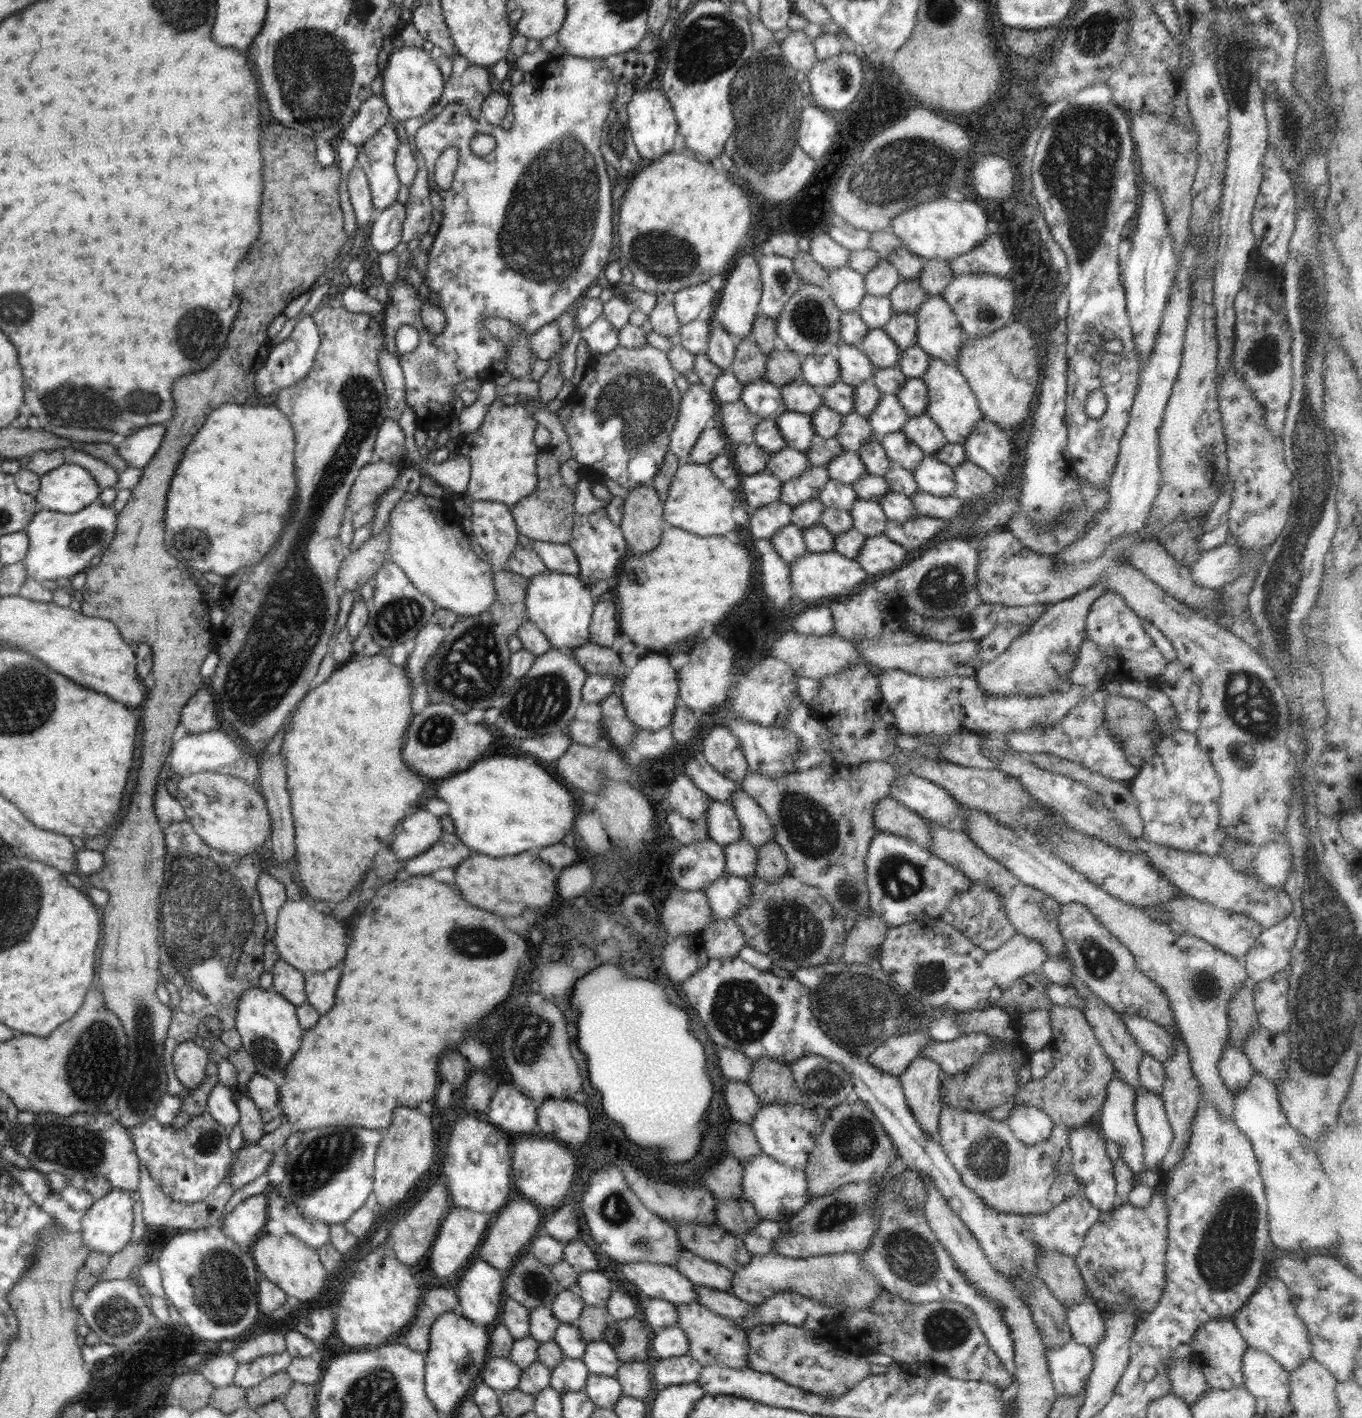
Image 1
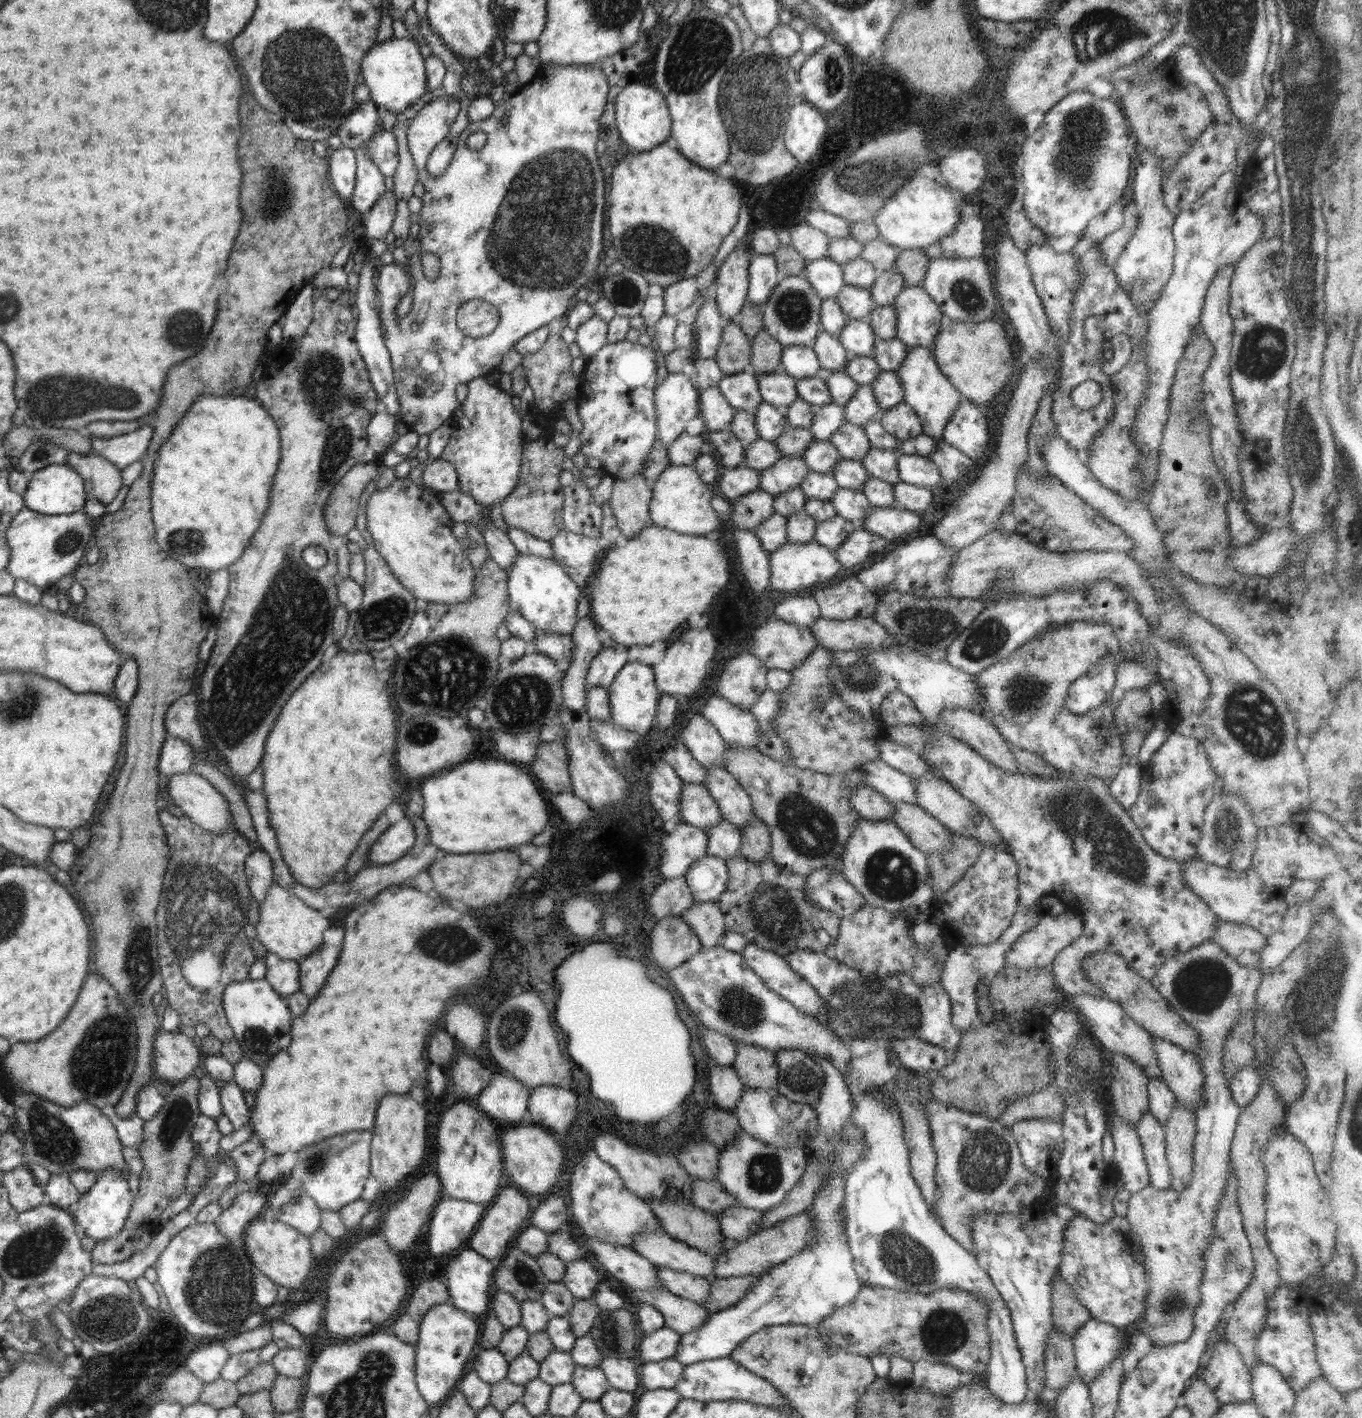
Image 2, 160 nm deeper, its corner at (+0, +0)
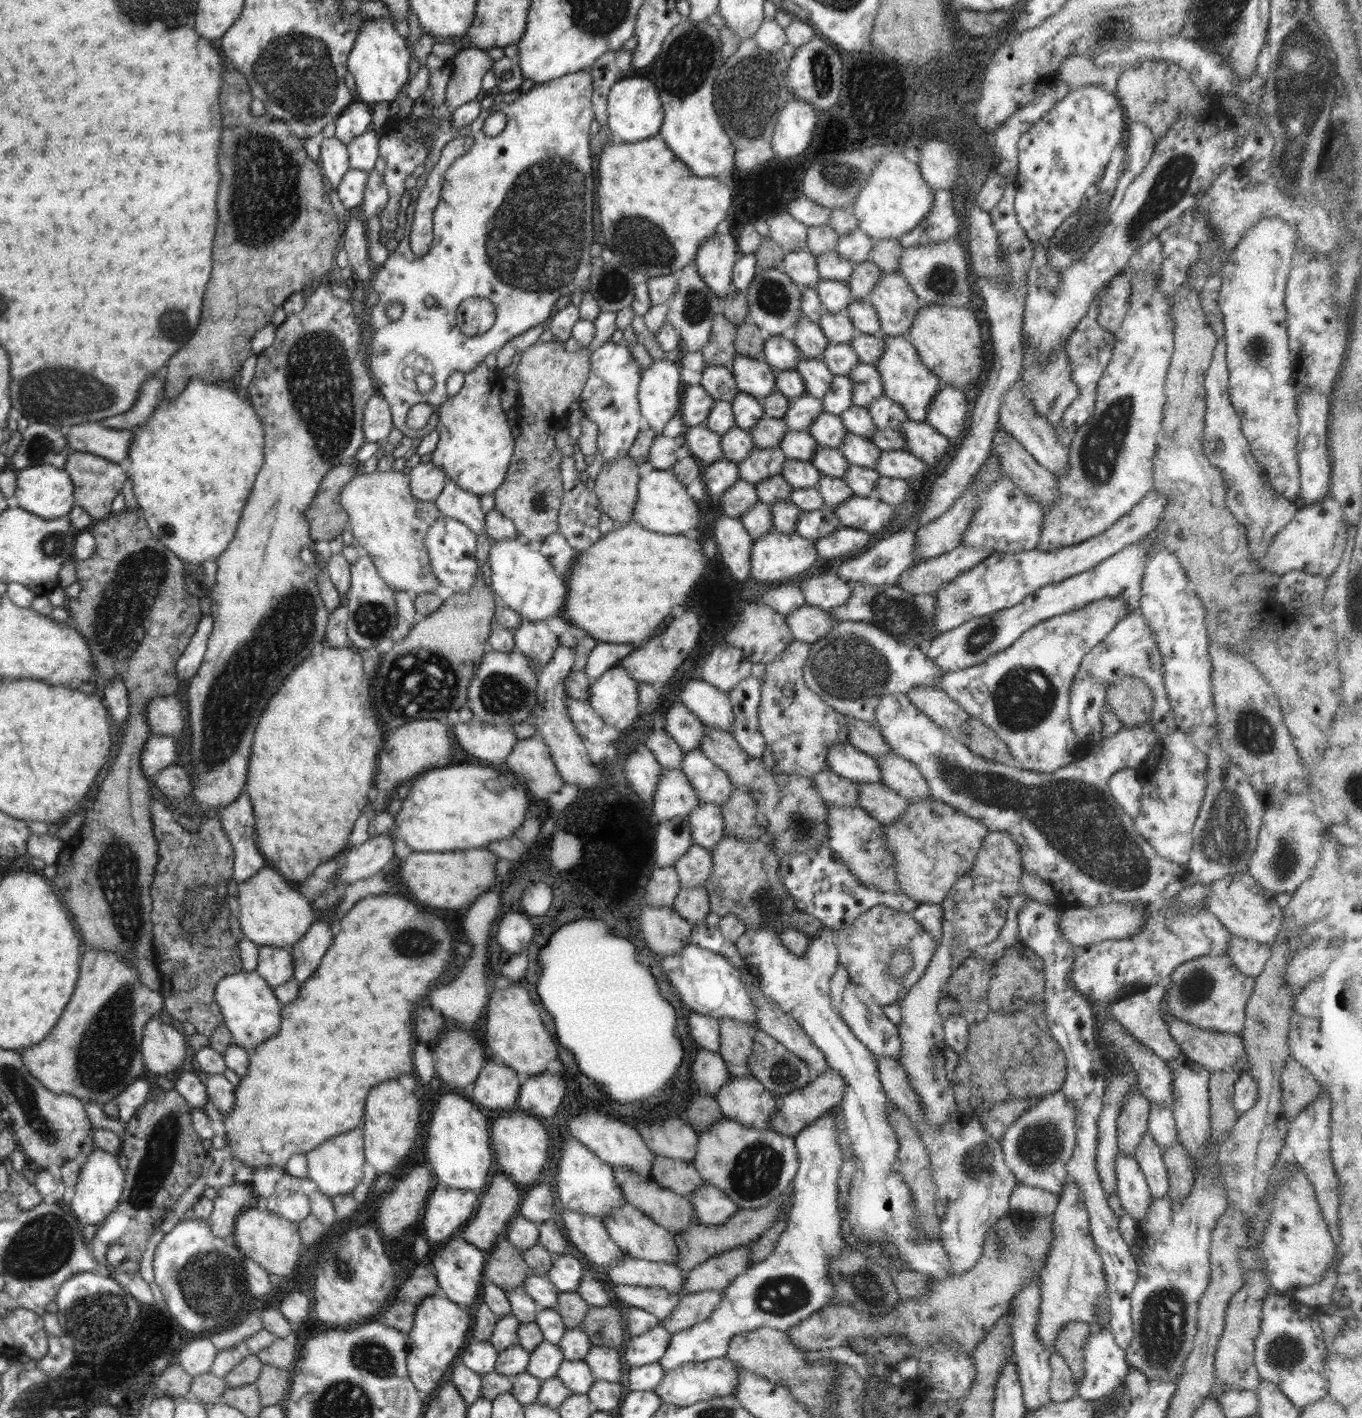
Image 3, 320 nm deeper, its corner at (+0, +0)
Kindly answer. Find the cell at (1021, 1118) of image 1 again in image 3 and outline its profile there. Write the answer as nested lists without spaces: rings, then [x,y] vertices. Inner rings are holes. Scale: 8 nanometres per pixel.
[[[1058,1090],[1037,1098],[1026,1114],[1006,1128],[1001,1137],[1005,1163],[1022,1185],[1058,1196],[1063,1193],[1068,1179],[1066,1163],[1072,1157],[1076,1142],[1074,1110],[1073,1102]]]

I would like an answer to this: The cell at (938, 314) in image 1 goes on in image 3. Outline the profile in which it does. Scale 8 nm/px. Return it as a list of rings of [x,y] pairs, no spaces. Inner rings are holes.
[[[896,271],[884,273],[873,286],[872,292],[870,292],[866,299],[876,309],[878,319],[880,319],[879,323],[882,334],[886,335],[903,336],[906,338],[911,322],[918,318],[918,312],[922,308],[920,307],[918,296],[914,294],[908,281]]]

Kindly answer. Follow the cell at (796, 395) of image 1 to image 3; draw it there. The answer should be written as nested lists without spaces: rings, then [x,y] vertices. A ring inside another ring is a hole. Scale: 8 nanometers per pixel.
[[[736,355],[730,366],[738,390],[758,399],[766,398],[775,390],[778,370],[760,358]]]

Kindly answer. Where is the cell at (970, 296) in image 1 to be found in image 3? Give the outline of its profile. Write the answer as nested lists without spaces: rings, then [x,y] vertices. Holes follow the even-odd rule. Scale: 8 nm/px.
[[[952,238],[938,244],[904,248],[898,272],[908,281],[914,294],[918,296],[920,307],[932,304],[946,304],[952,308],[971,308],[970,298],[976,294],[965,250],[968,244],[964,238]]]

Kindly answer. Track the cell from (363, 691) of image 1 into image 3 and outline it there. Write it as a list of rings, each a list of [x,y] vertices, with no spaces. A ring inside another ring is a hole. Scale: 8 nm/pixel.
[[[325,644],[318,648],[317,652],[308,656],[298,668],[294,668],[290,676],[284,680],[284,684],[278,688],[278,694],[266,705],[266,712],[261,716],[254,733],[253,751],[251,752],[246,777],[245,793],[250,797],[252,808],[255,814],[255,833],[257,836],[257,847],[265,856],[266,863],[272,869],[278,871],[288,881],[301,883],[319,865],[332,860],[349,845],[346,840],[350,836],[350,830],[368,804],[368,792],[372,788],[370,782],[374,782],[374,774],[378,770],[376,766],[378,751],[382,748],[383,740],[388,730],[381,724],[372,704],[371,679],[364,675],[364,668],[361,656],[357,650],[348,648],[331,648]]]

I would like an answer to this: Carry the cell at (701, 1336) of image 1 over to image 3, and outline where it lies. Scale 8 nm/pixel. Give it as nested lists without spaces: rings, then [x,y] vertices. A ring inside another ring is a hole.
[[[614,1286],[616,1298],[630,1307],[641,1308],[664,1320],[677,1307],[680,1296],[659,1287]]]

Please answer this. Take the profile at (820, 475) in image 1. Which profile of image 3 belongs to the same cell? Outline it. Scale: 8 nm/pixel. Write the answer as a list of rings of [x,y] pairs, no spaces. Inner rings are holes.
[[[780,447],[756,448],[744,460],[737,463],[739,478],[755,485],[762,479],[781,475],[783,462],[786,459],[788,458]]]

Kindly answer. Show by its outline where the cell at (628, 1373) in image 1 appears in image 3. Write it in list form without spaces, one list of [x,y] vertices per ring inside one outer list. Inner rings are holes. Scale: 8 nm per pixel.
[[[591,1345],[583,1361],[590,1367],[596,1379],[620,1383],[624,1362],[621,1352],[607,1346]]]

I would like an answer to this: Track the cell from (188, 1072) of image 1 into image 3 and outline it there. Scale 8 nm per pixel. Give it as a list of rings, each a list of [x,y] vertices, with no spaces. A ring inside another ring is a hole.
[[[157,1017],[144,1025],[141,1055],[148,1070],[165,1075],[181,1068],[187,1051],[186,1035],[176,1026],[164,1024]]]

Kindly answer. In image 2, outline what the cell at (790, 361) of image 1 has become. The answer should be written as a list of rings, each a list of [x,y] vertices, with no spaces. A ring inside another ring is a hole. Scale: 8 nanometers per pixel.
[[[766,330],[758,332],[751,341],[750,366],[756,374],[783,371],[781,354],[783,344],[773,339]]]

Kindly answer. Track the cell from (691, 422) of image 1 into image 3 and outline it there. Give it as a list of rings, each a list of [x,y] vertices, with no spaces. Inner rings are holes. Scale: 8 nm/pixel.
[[[656,357],[655,360],[642,371],[641,382],[638,383],[638,402],[644,424],[650,427],[658,436],[662,436],[664,424],[675,414],[680,415],[682,402],[682,381],[680,369],[672,360]]]

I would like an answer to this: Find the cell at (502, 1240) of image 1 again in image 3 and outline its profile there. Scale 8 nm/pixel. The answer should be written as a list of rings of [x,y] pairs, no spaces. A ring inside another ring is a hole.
[[[505,1174],[494,1175],[492,1180],[488,1181],[486,1192],[479,1198],[478,1208],[460,1230],[459,1237],[481,1251],[488,1252],[504,1237],[509,1222],[518,1216],[517,1210],[520,1204],[522,1201],[520,1201],[518,1185]]]

